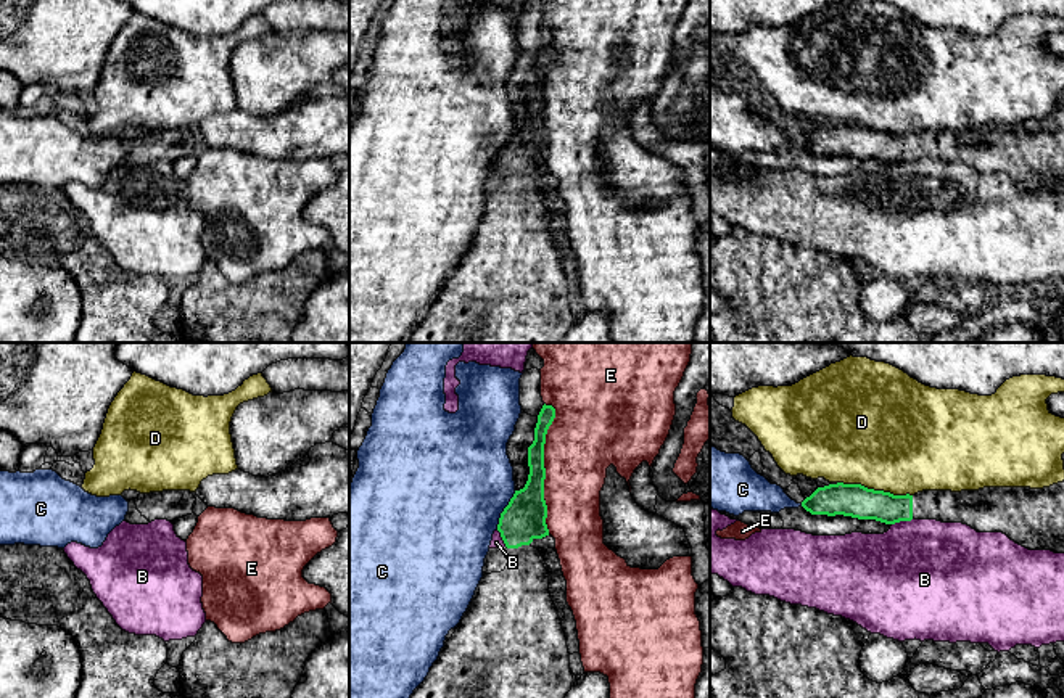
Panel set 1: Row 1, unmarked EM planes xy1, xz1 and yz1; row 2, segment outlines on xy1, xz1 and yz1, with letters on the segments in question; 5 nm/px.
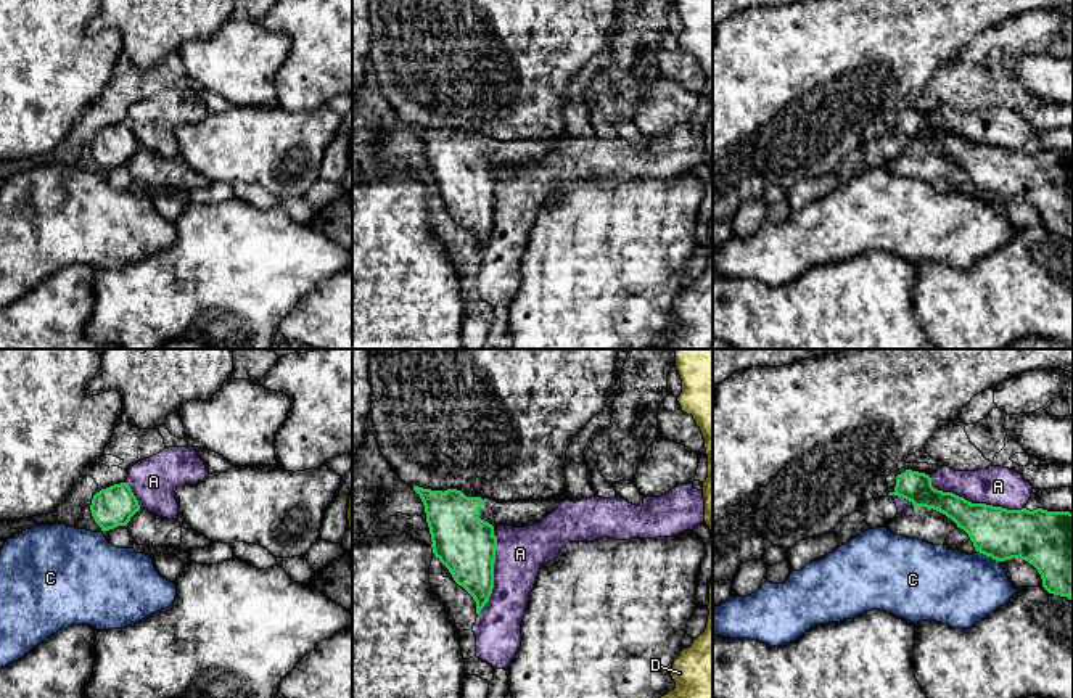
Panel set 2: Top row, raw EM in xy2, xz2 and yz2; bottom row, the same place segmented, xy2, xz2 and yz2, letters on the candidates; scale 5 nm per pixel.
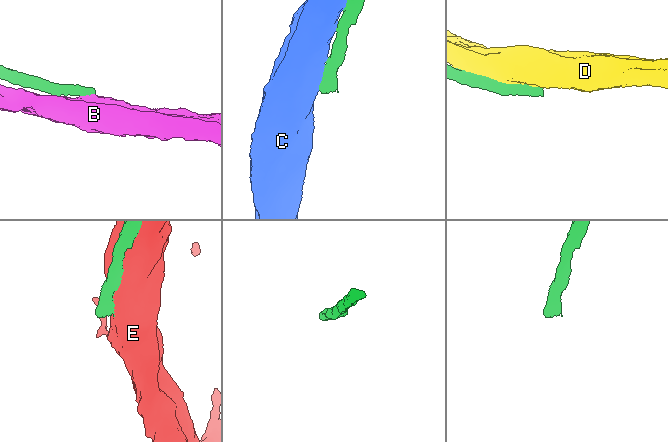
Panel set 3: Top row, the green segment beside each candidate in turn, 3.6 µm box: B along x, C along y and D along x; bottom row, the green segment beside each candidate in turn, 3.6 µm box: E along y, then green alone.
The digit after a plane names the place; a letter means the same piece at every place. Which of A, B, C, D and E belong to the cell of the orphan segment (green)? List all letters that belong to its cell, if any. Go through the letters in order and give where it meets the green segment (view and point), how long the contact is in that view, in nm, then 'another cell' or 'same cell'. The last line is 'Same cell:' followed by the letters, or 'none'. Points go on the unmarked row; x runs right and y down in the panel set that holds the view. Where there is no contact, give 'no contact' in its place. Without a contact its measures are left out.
A: contact yz2 (975, 143); length 500 nm; another cell
B: contact yz1 (902, 160); length 120 nm; another cell
C: contact xz1 (504, 150); length 220 nm; another cell
D: contact yz1 (873, 129); length 380 nm; another cell
E: contact xz1 (543, 106); length 650 nm; another cell
Same cell: none

